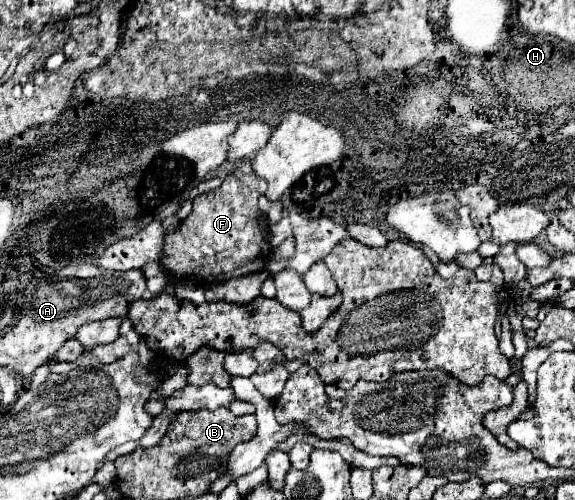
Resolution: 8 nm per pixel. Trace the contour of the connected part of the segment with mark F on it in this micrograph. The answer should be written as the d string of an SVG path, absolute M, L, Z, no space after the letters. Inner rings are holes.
M232 173L218 189L198 195L194 199L192 213L164 239L162 267L174 277L206 277L208 283L222 283L230 277L264 269L266 255L270 255L268 225L266 219L262 221L262 211L258 207L258 199L264 195L264 191L266 181L254 173ZM204 261L216 263L208 267L202 265Z

